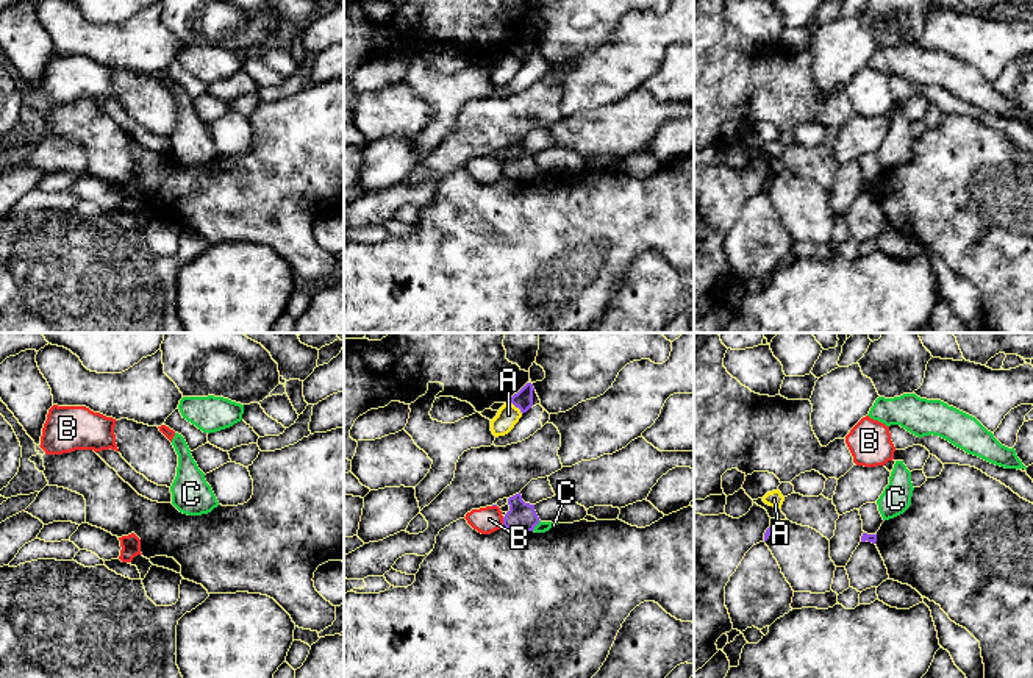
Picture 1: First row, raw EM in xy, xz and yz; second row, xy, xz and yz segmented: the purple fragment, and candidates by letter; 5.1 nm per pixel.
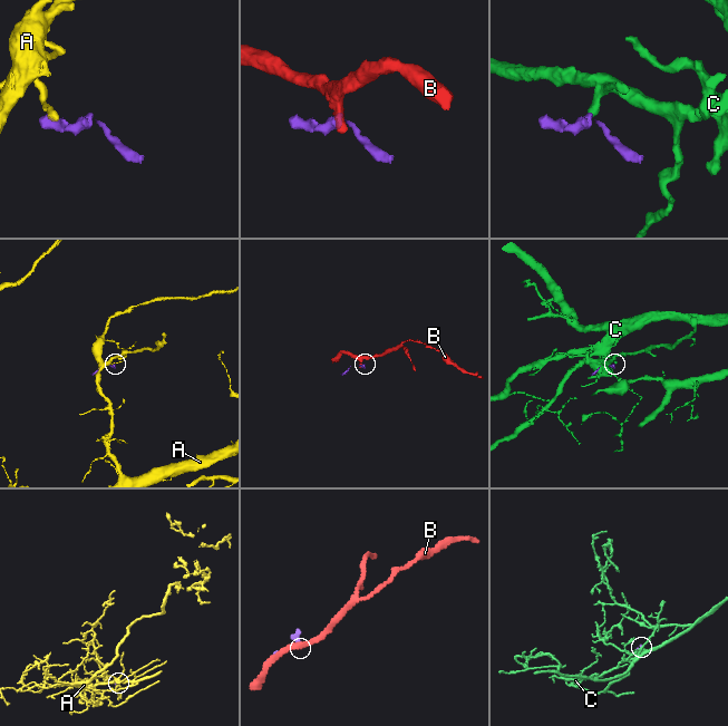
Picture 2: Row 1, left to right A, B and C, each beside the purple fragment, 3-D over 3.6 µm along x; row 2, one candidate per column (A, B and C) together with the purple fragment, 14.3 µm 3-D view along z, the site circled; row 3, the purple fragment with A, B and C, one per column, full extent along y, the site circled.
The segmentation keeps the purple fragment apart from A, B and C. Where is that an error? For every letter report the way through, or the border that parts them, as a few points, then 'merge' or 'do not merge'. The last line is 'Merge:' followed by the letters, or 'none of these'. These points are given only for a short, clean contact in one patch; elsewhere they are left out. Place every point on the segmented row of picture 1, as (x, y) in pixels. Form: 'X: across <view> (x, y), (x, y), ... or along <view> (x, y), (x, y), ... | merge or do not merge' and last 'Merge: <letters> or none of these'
A: along xz (508, 402), (522, 413) | do not merge
B: along xz (502, 517), (503, 525) | do not merge
C: along xz (539, 520), (532, 530) | do not merge
Merge: none of these

